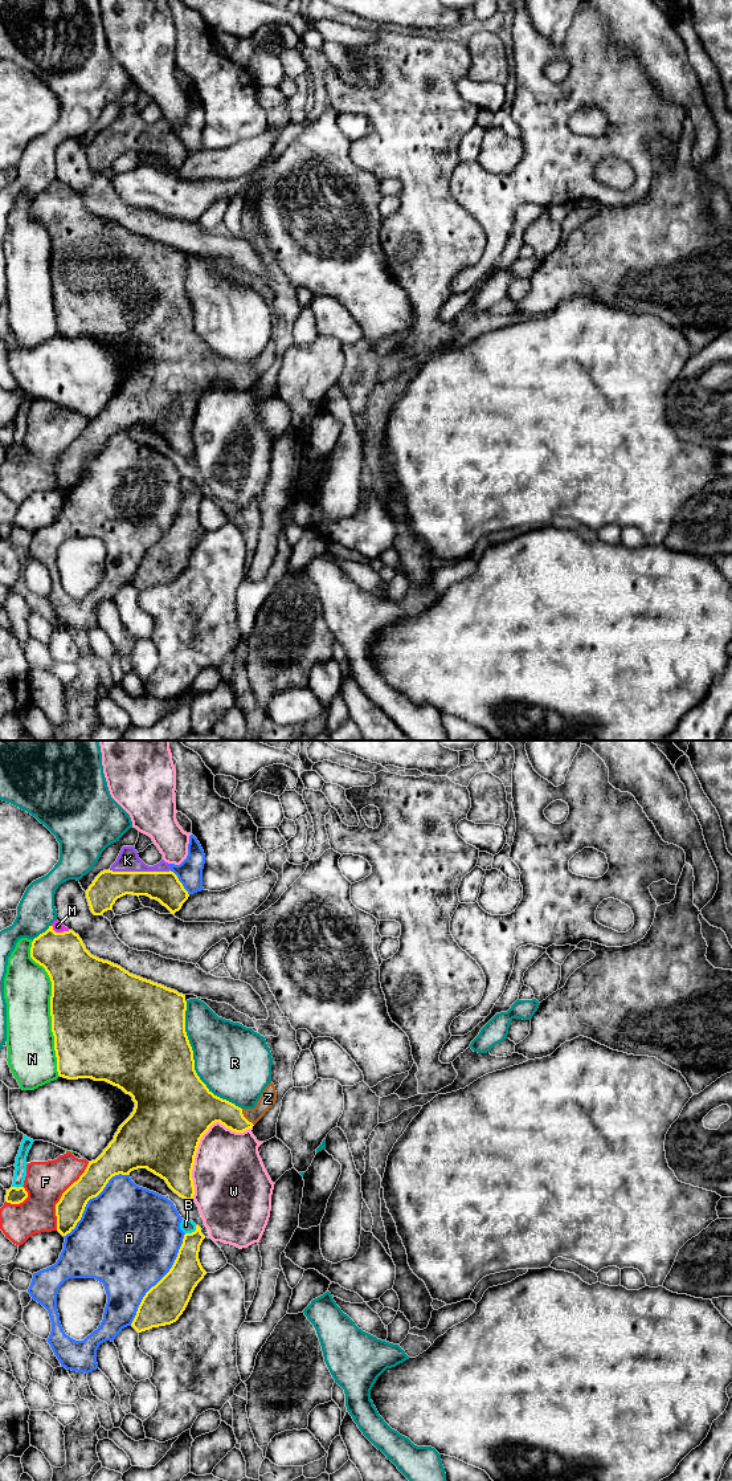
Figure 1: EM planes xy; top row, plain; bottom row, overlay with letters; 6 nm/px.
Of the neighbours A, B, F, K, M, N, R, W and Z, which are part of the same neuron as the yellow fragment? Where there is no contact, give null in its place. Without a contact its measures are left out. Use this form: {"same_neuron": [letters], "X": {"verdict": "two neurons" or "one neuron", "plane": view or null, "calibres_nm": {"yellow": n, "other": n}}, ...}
{"same_neuron": ["K", "M", "Z"], "A": {"verdict": "two neurons", "plane": "xy", "calibres_nm": {"yellow": 240, "other": 500}}, "B": {"verdict": "two neurons", "plane": "xy", "calibres_nm": {"yellow": 190, "other": 80}}, "F": {"verdict": "two neurons", "plane": "xy", "calibres_nm": {"yellow": 170, "other": 260}}, "K": {"verdict": "one neuron", "plane": "xy", "calibres_nm": {"yellow": 190, "other": 130}}, "M": {"verdict": "one neuron", "plane": "xy", "calibres_nm": {"yellow": 300, "other": 60}}, "N": {"verdict": "two neurons", "plane": "xy", "calibres_nm": {"yellow": 500, "other": 280}}, "R": {"verdict": "two neurons", "plane": "xy", "calibres_nm": {"yellow": 500, "other": 440}}, "W": {"verdict": "two neurons", "plane": "xy", "calibres_nm": {"yellow": 460, "other": 420}}, "Z": {"verdict": "one neuron", "plane": "xy", "calibres_nm": {"yellow": 200, "other": 100}}}

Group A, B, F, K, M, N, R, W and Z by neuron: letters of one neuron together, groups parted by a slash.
A / B / F / K M Z / N / R / W

